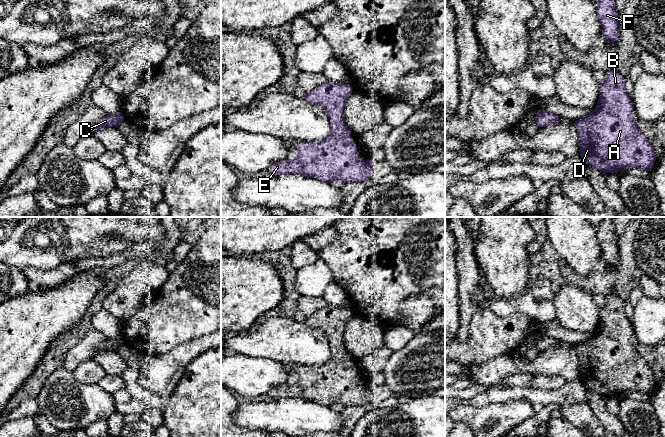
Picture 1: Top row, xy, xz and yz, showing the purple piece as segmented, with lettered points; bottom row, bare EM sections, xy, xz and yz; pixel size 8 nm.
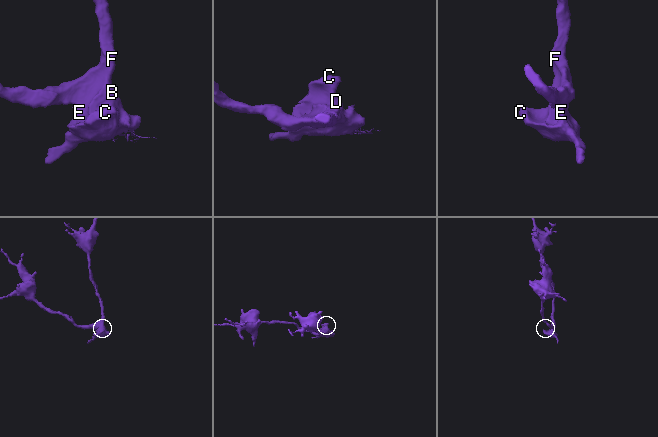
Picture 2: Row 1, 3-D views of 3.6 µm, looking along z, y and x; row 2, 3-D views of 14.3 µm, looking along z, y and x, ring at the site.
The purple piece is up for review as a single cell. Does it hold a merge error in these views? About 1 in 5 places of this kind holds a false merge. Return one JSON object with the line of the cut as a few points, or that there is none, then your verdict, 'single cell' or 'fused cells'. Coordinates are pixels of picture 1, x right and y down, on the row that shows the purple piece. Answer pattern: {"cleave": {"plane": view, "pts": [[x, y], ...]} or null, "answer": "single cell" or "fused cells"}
{"cleave": null, "answer": "single cell"}

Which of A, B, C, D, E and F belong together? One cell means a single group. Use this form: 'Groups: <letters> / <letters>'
Groups: A B C D E F

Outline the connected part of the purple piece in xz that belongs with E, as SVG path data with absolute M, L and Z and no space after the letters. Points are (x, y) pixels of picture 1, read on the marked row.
M328 81L311 92L300 94L303 99L319 104L325 109L331 128L329 136L320 142L298 141L296 159L274 163L267 170L272 175L299 174L326 182L340 180L345 184L370 180L373 175L374 162L371 160L357 160L357 145L351 141L352 131L346 126L343 118L346 98L352 94L353 90L352 86Z

